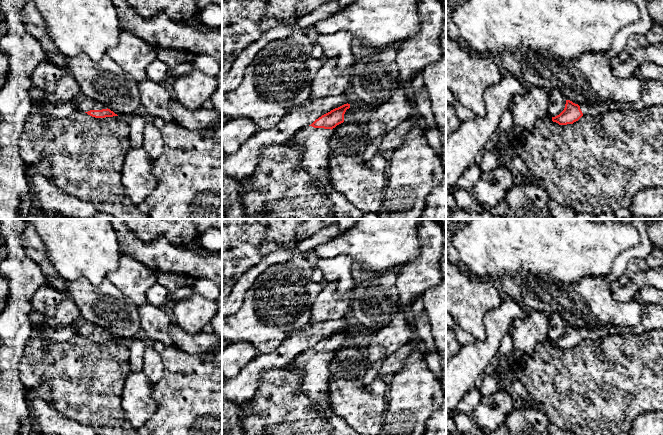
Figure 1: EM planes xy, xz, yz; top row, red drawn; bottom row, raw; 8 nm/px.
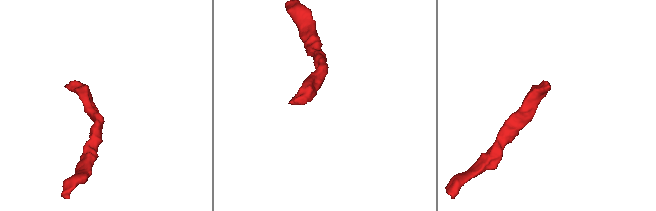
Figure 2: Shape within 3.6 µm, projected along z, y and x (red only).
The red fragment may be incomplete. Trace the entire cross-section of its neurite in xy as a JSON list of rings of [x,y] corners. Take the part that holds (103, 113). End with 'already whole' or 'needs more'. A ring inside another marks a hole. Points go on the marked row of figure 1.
[[[79,96],[74,101],[78,111],[85,112],[95,118],[105,118],[118,116],[106,106],[94,101],[86,96]]]; needs more

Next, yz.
[[[658,80],[642,81],[641,97],[633,104],[605,101],[602,103],[595,103],[593,105],[578,105],[570,100],[566,100],[564,110],[559,115],[552,117],[552,121],[559,125],[567,125],[573,124],[582,116],[586,115],[593,116],[615,110],[643,110],[652,106],[663,106],[663,82]]]; needs more

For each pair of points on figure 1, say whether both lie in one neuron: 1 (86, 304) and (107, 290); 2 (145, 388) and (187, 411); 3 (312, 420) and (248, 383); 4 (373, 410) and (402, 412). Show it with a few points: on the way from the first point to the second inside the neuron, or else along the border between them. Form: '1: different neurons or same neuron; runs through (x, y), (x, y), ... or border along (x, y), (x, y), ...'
1: same neuron; runs through (91, 301), (95, 301), (102, 295)
2: different neurons; border along (153, 385), (156, 411), (151, 416)
3: different neurons; border along (271, 369), (263, 373), (255, 393), (248, 400)
4: different neurons; border along (386, 409), (383, 424)

